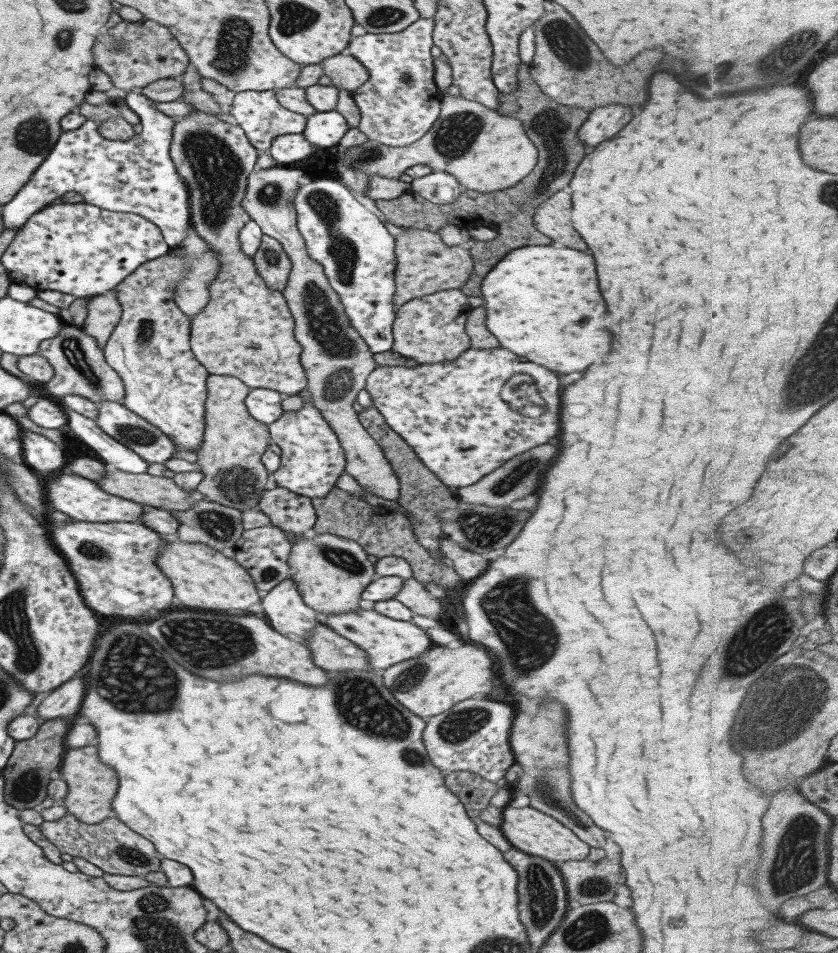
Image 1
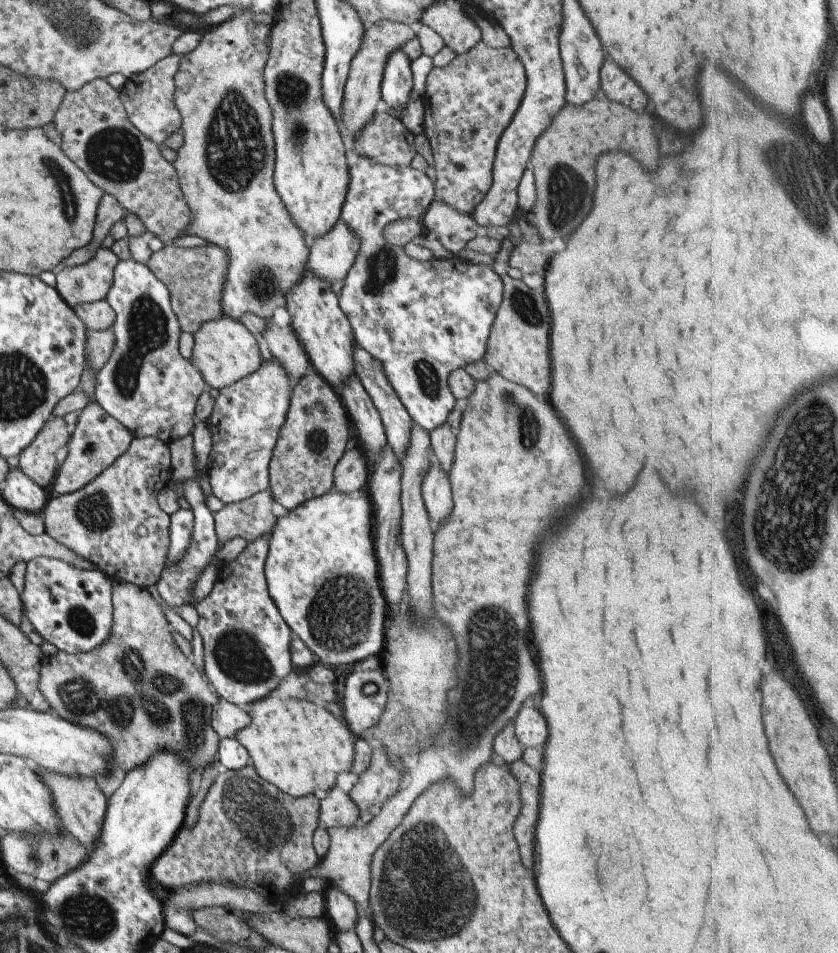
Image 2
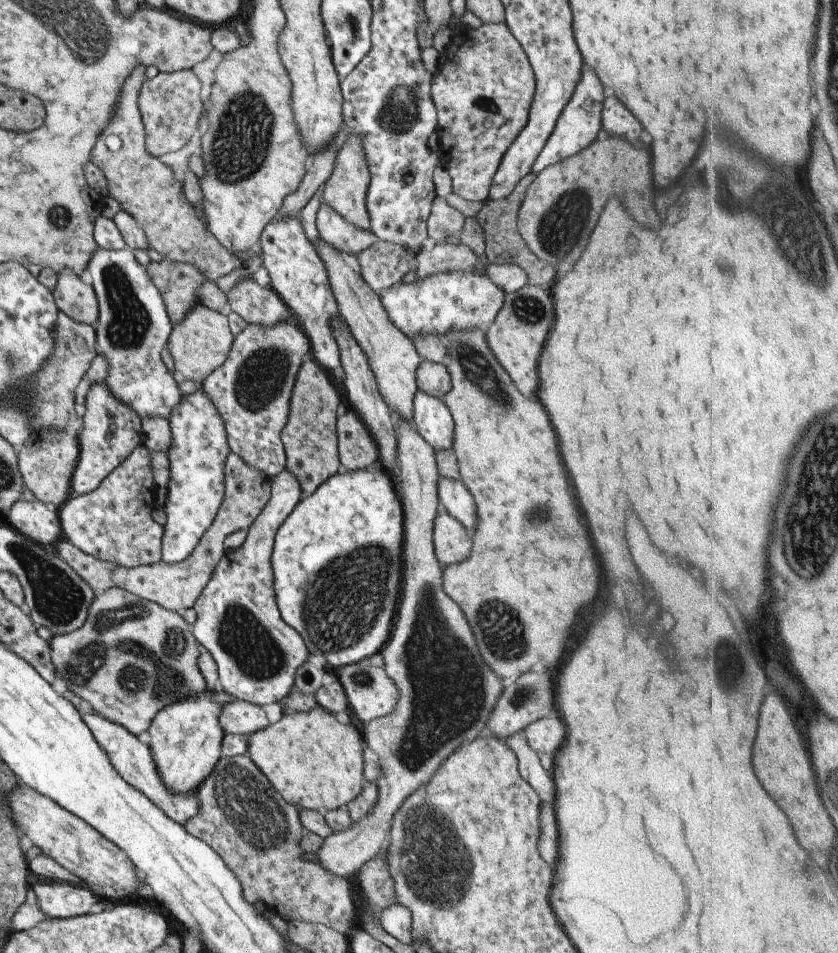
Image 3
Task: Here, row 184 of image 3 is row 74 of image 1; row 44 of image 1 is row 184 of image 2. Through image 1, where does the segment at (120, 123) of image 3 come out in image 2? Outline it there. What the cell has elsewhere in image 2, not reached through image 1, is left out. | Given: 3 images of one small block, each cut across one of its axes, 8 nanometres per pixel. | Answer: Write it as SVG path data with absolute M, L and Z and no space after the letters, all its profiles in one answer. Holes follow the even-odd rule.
M94 79L79 91L63 96L62 104L56 113L53 124L62 133L61 149L64 154L103 190L113 196L125 208L127 214L136 215L149 235L159 238L164 246L173 245L178 236L192 235L187 229L193 221L193 212L183 197L179 176L172 163L162 155L155 142L147 139L131 122L123 105L120 93L110 86L106 79Z

